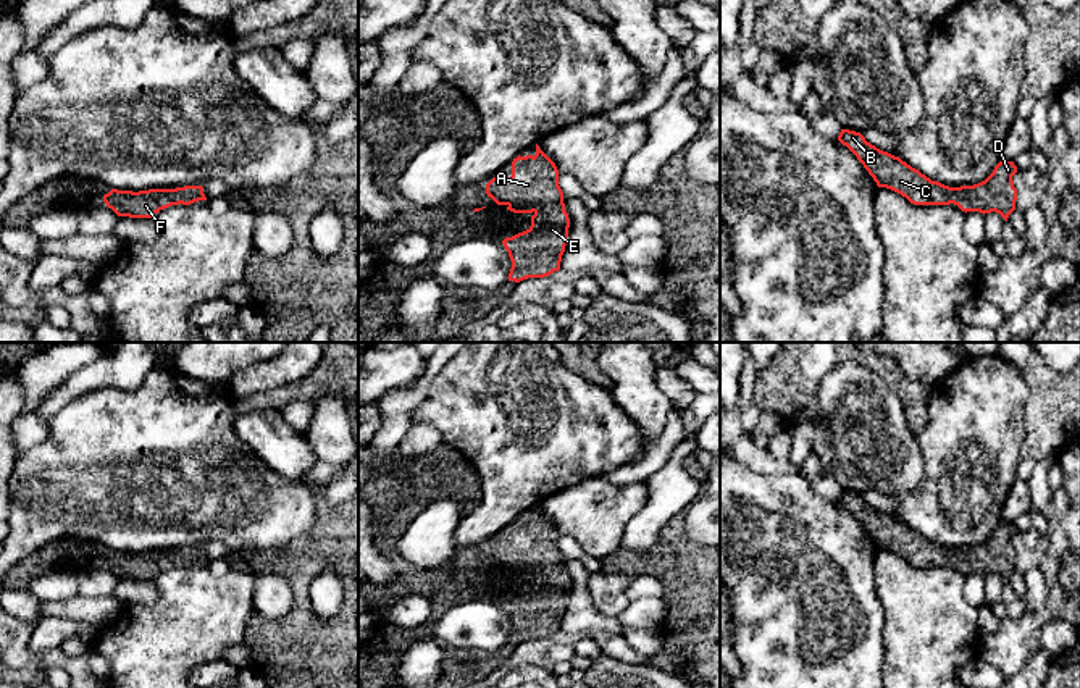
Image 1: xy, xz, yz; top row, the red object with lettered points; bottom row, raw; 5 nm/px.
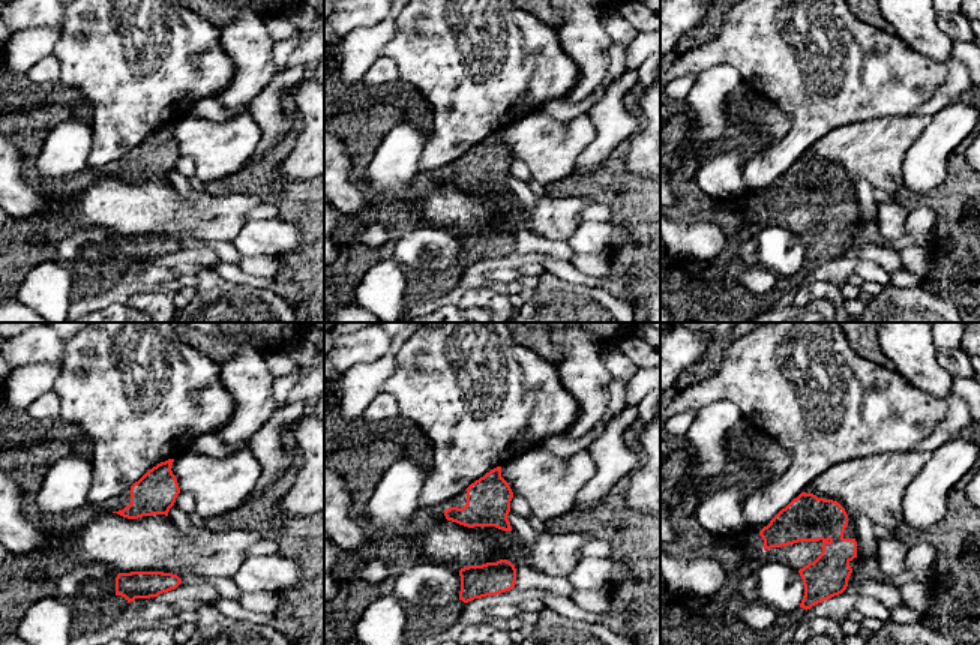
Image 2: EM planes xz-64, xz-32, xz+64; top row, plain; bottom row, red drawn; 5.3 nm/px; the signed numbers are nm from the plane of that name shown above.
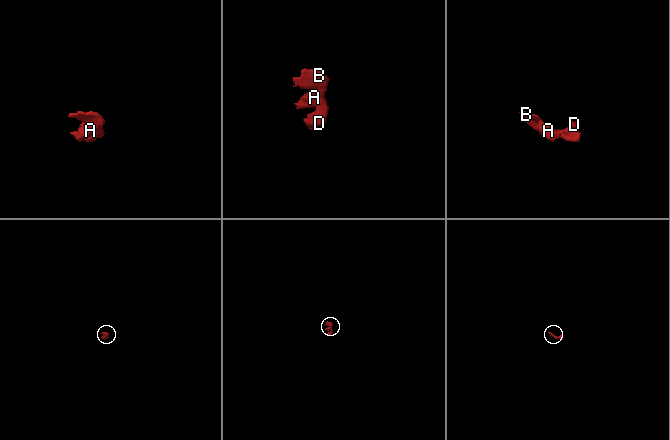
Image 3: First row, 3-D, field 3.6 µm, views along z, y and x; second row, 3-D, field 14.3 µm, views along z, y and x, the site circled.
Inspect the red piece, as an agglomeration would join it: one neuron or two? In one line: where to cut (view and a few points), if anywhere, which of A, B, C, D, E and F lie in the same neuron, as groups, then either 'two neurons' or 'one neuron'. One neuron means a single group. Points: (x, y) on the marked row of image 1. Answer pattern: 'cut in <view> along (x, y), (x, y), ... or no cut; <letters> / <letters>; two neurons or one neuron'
no cut; A B C D E F; one neuron

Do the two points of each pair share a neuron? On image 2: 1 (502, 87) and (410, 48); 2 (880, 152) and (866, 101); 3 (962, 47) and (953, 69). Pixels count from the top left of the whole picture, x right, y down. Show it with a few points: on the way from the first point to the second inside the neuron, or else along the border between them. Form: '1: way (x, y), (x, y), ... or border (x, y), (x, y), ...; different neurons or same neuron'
1: way (479, 86), (471, 86), (432, 50); same neuron
2: border (905, 116), (875, 117), (844, 123), (836, 128); different neurons
3: border (952, 57), (964, 66); different neurons

